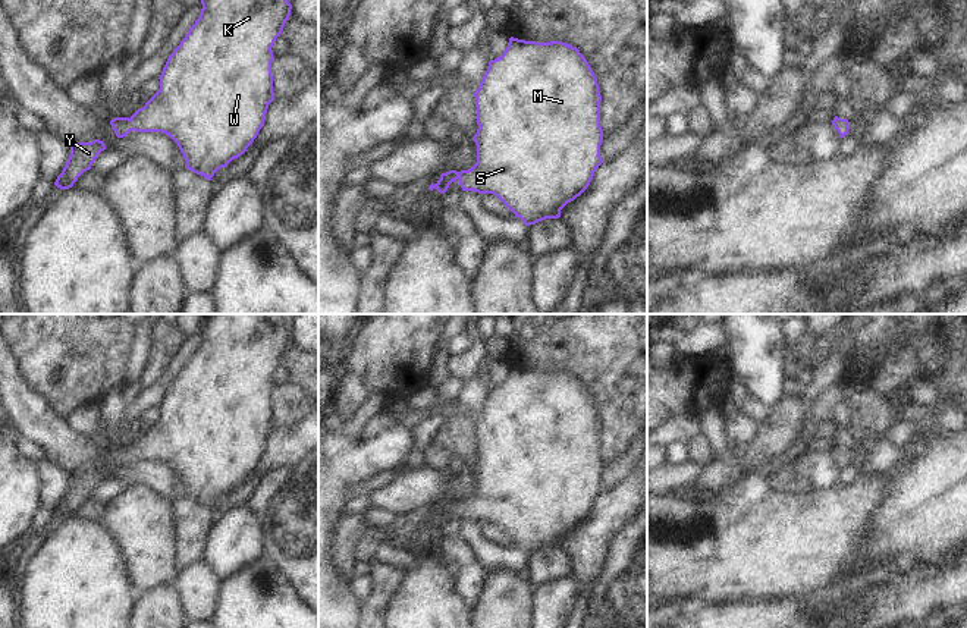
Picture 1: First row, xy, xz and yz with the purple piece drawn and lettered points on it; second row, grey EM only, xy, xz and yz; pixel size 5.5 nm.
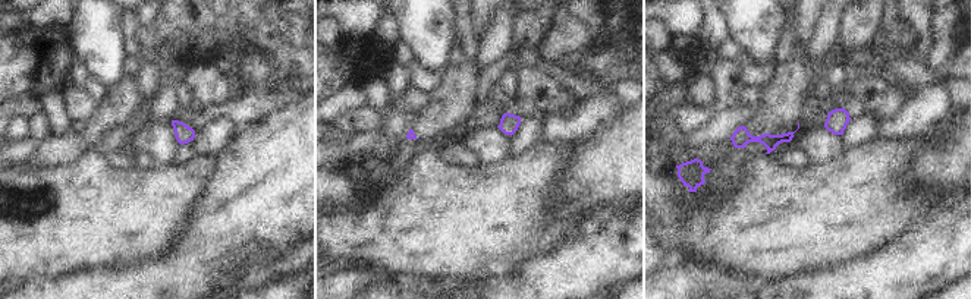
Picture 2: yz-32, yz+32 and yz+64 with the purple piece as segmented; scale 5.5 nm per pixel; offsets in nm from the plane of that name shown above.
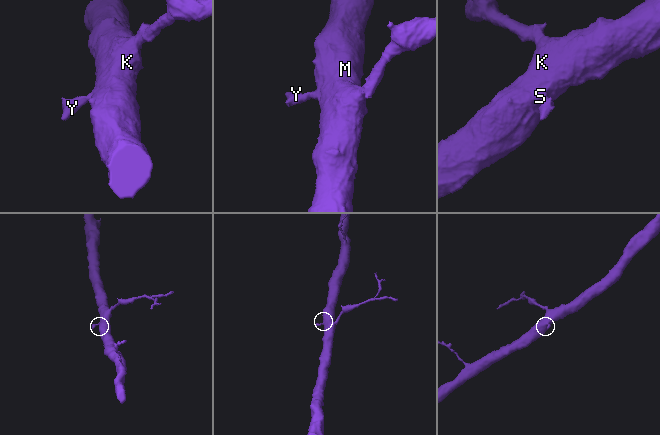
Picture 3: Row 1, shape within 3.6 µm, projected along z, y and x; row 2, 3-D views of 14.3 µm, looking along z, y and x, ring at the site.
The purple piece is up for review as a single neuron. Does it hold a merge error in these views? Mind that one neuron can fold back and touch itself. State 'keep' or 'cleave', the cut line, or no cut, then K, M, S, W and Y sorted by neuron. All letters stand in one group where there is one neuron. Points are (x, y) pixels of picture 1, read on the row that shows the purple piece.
keep; cut none; groups K M S W Y

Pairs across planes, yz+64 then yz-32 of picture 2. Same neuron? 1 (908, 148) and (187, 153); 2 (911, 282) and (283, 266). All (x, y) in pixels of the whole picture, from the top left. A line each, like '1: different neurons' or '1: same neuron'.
1: different neurons
2: same neuron

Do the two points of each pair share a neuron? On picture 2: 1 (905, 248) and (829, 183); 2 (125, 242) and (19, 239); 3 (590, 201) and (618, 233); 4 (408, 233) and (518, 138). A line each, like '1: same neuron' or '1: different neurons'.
1: different neurons
2: same neuron
3: different neurons
4: different neurons

